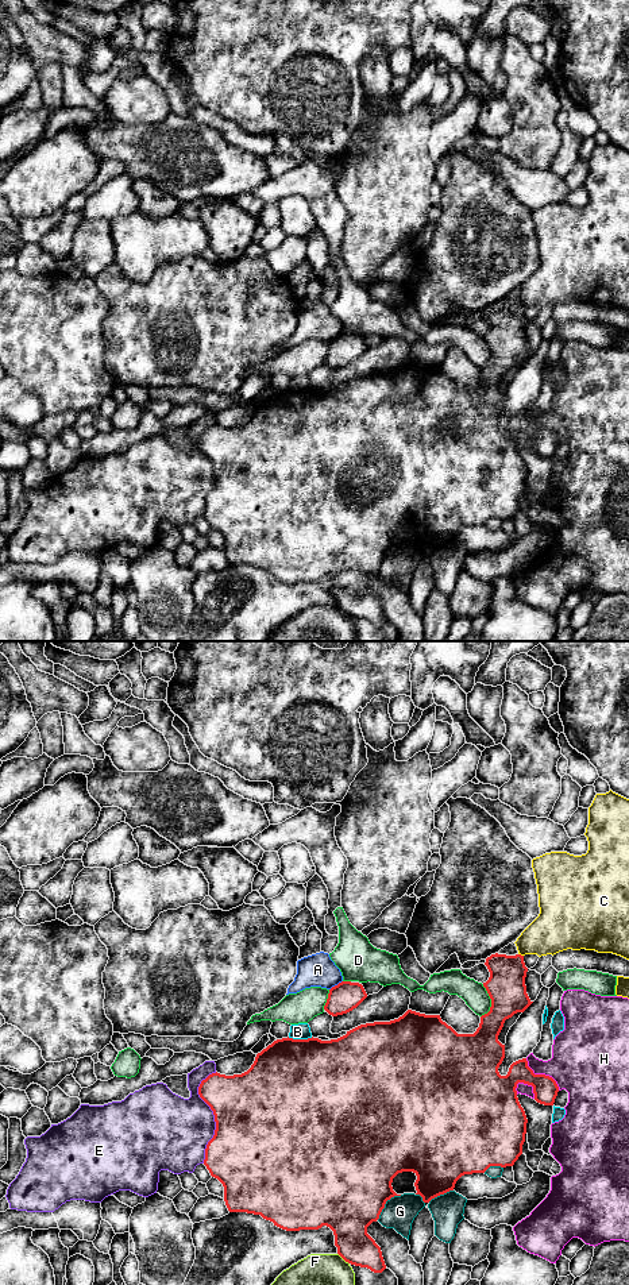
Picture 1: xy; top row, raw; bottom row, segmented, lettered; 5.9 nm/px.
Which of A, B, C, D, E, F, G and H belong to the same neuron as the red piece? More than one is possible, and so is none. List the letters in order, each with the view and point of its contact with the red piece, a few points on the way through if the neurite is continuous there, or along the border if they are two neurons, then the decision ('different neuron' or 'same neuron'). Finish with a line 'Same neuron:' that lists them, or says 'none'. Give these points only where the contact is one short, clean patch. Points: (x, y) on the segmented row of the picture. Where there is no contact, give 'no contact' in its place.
A: meets red in xy at (335, 986); border along xy (342, 980), (330, 990); different neuron
B: meets red in xy at (300, 1040); different neuron
C: meets red in xy at (520, 954); different neuron
D: meets red in xy at (491, 1002); different neuron
E: meets red in xy at (213, 1114); different neuron
F: meets red in xy at (343, 1258); different neuron
G: meets red in xy at (385, 1203); different neuron
H: meets red in xy at (541, 1075); different neuron
Same neuron: none

